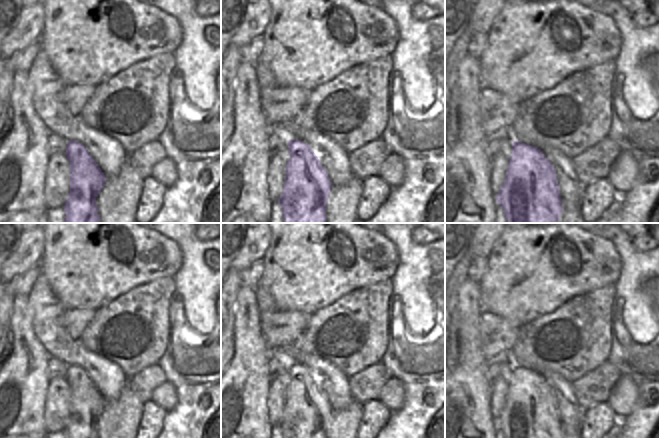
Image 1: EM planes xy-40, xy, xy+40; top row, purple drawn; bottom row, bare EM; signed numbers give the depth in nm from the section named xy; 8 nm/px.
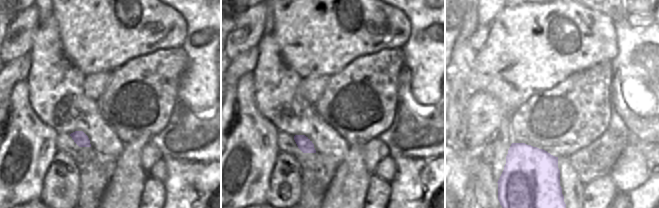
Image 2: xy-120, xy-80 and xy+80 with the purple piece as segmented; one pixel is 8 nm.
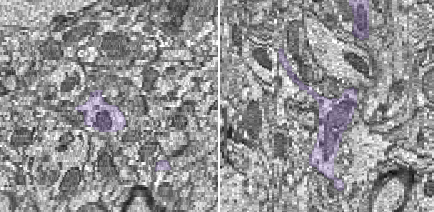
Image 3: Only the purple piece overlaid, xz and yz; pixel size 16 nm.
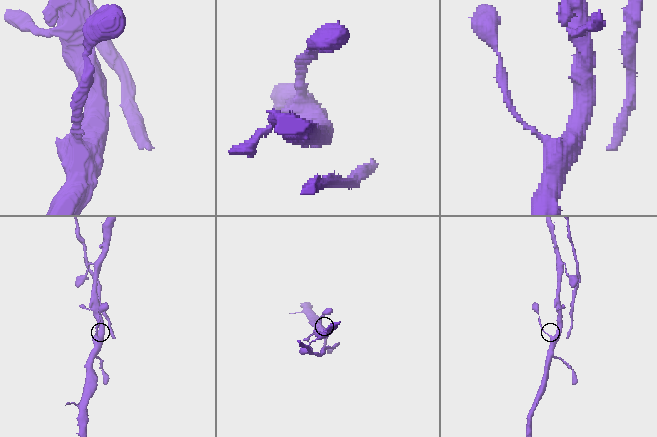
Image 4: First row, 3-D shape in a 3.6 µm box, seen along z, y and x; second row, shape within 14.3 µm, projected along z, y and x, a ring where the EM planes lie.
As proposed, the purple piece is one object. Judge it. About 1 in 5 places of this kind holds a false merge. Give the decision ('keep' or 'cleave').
keep

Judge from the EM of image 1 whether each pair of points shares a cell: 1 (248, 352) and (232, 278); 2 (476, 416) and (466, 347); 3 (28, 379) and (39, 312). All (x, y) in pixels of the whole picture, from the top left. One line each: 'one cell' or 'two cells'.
1: two cells
2: one cell
3: two cells

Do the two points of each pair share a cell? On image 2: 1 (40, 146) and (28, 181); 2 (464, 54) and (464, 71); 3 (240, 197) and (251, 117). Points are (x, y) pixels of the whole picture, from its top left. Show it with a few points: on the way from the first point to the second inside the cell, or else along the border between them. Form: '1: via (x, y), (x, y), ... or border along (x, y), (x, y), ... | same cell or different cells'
1: via (32, 155), (28, 172) | same cell
2: via (464, 58), (464, 67) | same cell
3: via (243, 177), (243, 169), (251, 154), (251, 137) | same cell

